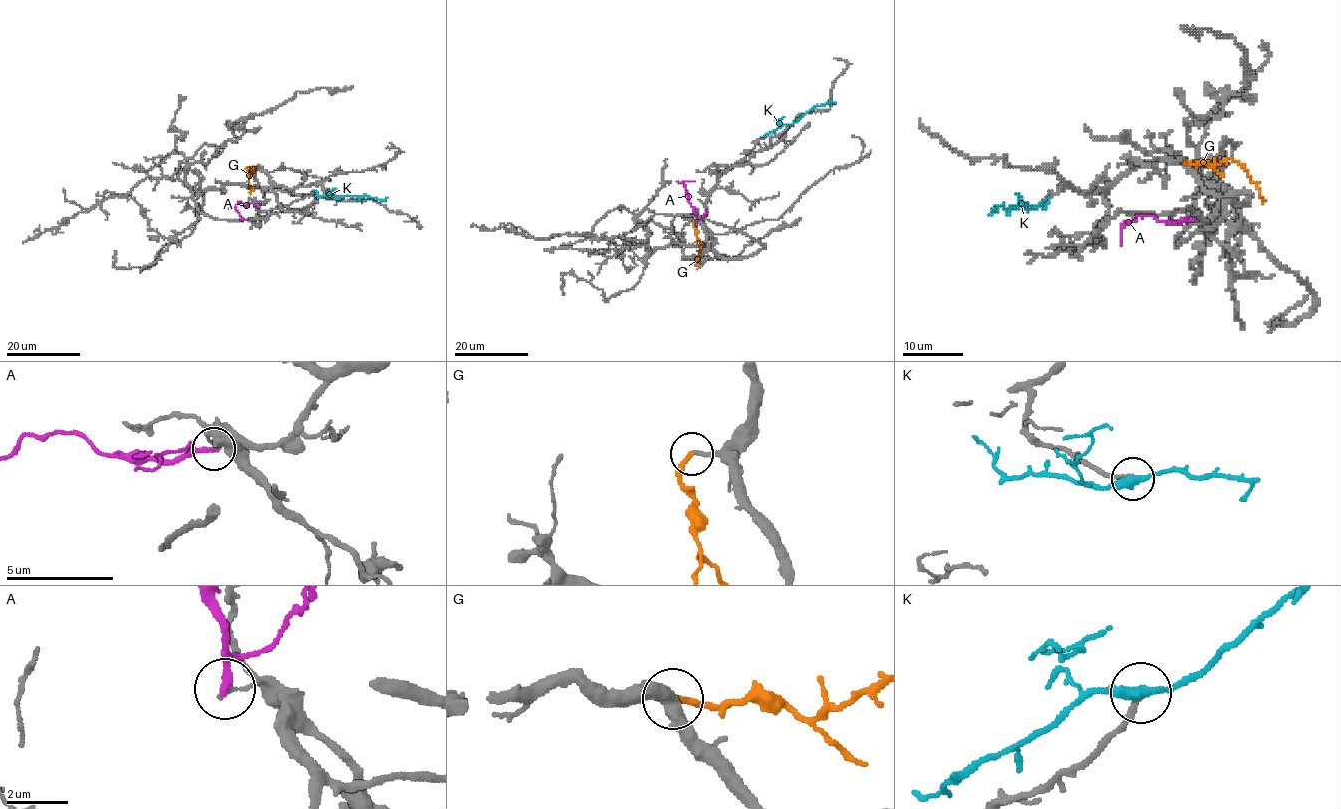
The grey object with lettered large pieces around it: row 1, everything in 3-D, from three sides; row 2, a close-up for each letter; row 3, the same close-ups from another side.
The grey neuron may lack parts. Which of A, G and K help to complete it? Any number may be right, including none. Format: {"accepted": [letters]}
{"accepted": ["K"]}

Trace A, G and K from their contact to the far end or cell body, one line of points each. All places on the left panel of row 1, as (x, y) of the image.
A: (248, 203), (242, 204), (239, 201), (235, 206), (247, 220)
G: (247, 169), (249, 171), (254, 167), (248, 182), (251, 188), (250, 193)
K: (340, 197), (367, 196), (382, 201), (387, 197)

